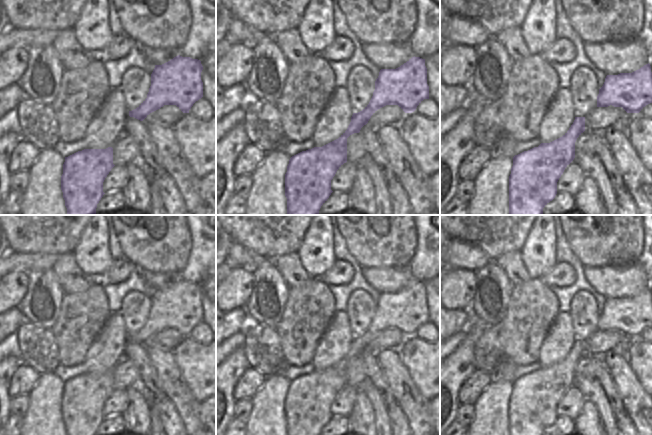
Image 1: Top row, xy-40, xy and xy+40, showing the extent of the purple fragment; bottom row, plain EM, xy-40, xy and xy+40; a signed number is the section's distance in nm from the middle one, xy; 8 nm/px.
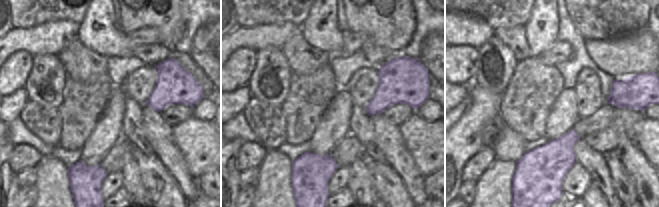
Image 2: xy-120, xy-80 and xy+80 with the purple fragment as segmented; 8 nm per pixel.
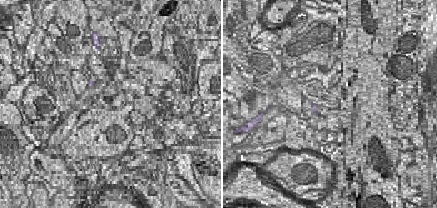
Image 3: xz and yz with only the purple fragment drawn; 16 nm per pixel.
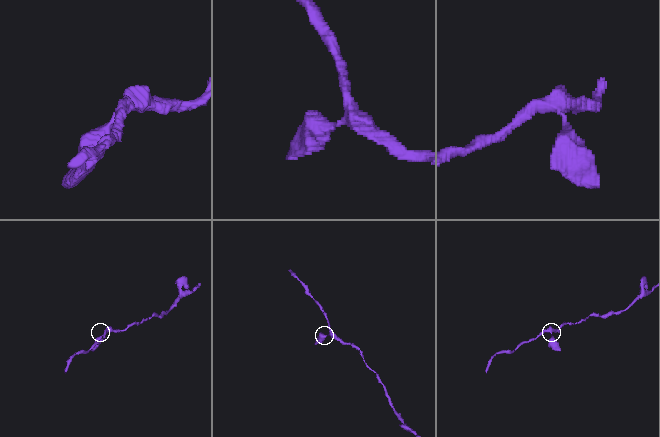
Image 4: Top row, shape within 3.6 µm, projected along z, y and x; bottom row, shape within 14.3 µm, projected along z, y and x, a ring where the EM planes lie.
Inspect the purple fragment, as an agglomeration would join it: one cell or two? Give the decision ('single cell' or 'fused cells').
single cell

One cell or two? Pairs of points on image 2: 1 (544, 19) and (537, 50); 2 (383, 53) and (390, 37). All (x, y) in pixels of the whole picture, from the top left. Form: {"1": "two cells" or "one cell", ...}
{"1": "one cell", "2": "two cells"}

